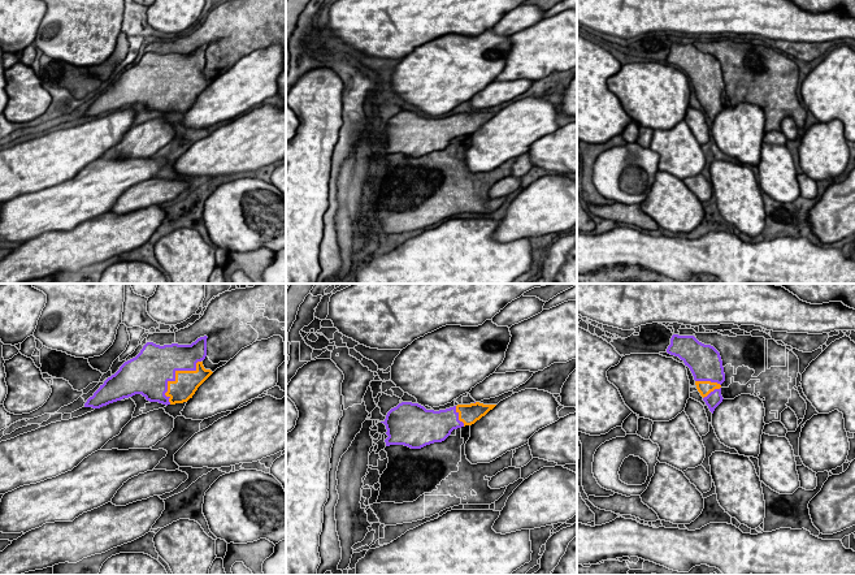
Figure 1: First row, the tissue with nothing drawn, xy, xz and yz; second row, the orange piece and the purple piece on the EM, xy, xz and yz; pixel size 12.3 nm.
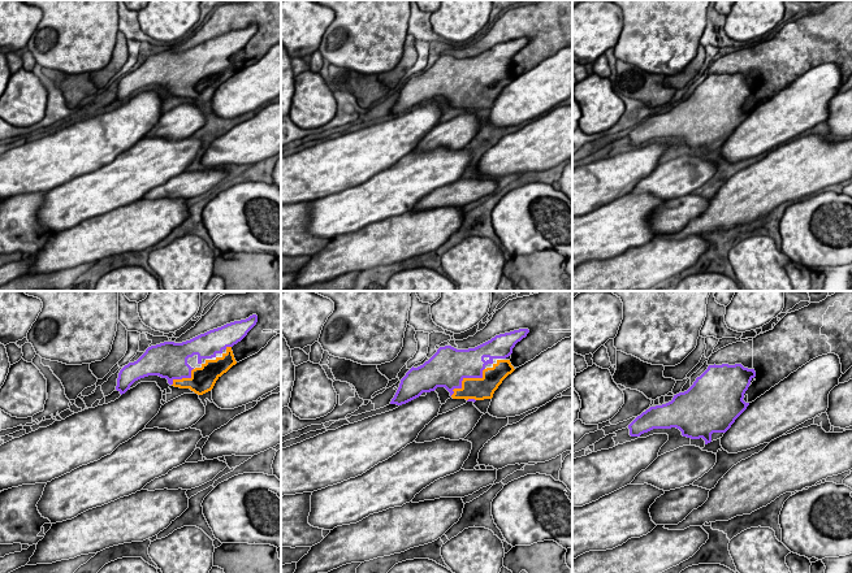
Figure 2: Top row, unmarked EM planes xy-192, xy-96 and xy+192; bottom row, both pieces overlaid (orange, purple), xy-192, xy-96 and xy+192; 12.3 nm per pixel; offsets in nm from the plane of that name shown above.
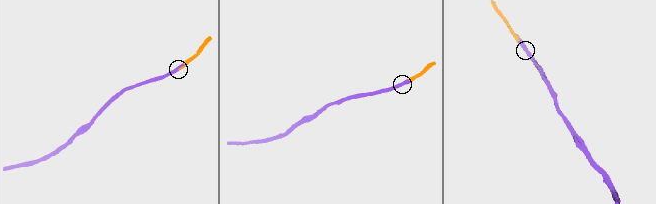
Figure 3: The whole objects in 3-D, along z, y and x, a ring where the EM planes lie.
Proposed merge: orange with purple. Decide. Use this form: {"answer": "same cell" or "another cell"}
{"answer": "same cell"}

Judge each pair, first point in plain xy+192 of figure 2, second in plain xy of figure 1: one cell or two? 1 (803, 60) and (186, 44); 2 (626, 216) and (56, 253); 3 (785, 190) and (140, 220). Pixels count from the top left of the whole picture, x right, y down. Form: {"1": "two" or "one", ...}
{"1": "one", "2": "two", "3": "two"}

